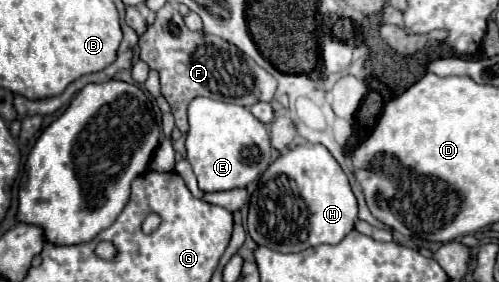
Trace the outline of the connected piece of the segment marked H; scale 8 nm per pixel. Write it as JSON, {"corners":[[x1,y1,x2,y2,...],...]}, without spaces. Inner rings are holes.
{"corners":[[299,144,279,154,279,158,263,172,257,190,251,194,247,232,257,246,265,246,275,252,301,252,311,246,341,242,353,230,355,220,357,198,339,162,323,144]]}

